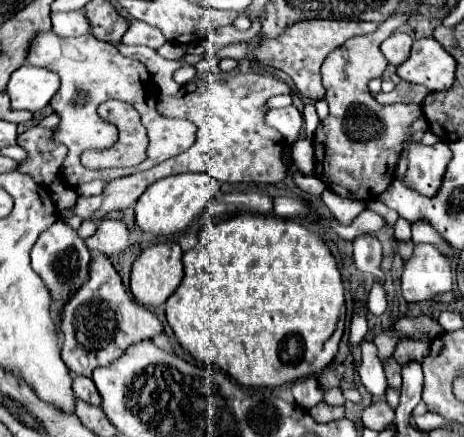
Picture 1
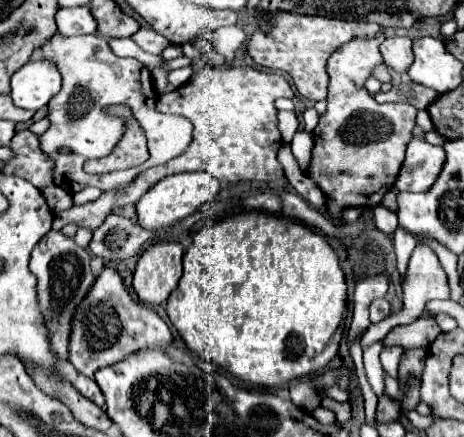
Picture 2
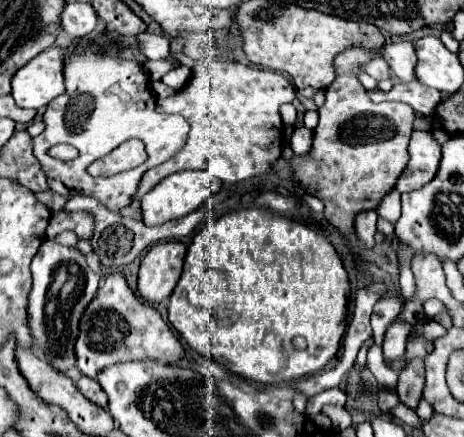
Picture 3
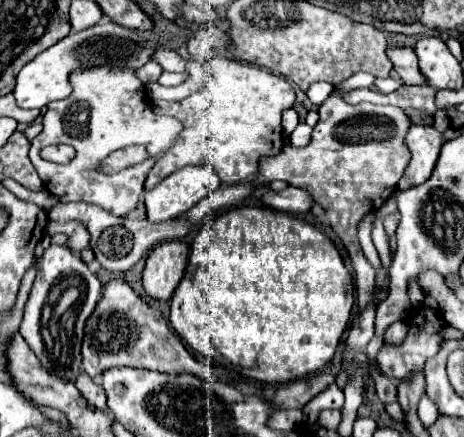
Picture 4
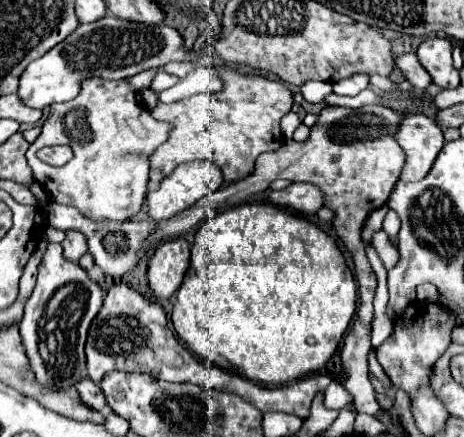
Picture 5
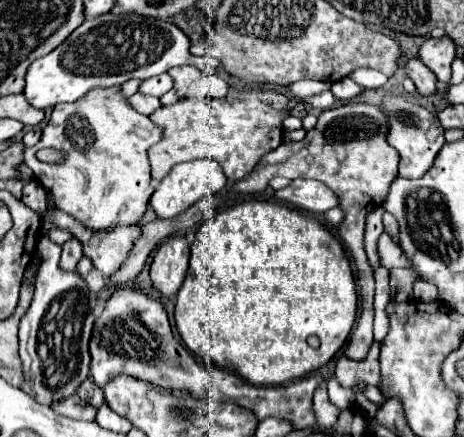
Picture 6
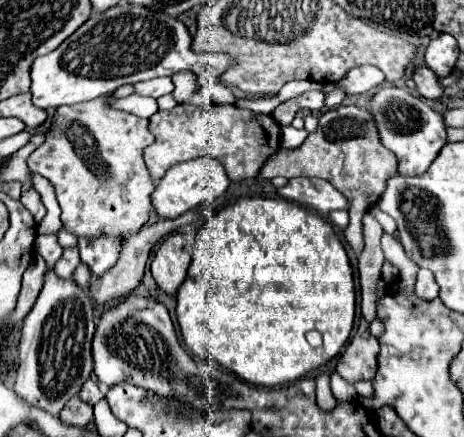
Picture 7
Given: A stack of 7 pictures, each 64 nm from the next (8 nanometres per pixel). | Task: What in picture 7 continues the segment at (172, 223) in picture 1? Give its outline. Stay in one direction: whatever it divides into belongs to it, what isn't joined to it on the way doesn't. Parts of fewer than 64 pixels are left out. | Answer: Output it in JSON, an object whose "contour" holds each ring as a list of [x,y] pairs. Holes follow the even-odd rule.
{"contour":[[[194,158],[188,162],[180,162],[174,164],[166,176],[160,180],[160,184],[156,186],[154,194],[152,194],[152,204],[156,208],[156,212],[162,218],[178,218],[180,214],[198,208],[200,204],[210,204],[214,202],[218,196],[222,196],[226,192],[230,184],[230,178],[226,176],[224,166],[214,160],[214,158]]]}

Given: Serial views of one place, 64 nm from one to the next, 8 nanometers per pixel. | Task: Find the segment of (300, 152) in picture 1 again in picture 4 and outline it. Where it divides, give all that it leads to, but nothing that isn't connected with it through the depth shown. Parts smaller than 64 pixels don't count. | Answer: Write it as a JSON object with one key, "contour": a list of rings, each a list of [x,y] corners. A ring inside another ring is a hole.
{"contour":[[[298,124],[298,128],[292,132],[292,136],[290,136],[290,142],[294,144],[294,146],[298,146],[298,148],[302,148],[304,144],[308,144],[308,140],[310,140],[310,134],[312,134],[312,128],[308,126],[308,124]]]}

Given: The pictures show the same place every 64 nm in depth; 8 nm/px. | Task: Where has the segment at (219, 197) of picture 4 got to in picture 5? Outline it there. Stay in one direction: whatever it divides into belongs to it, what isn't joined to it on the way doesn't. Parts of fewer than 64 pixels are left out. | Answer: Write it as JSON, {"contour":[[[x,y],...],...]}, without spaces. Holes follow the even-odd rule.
{"contour":[[[326,106],[320,112],[318,122],[310,128],[310,136],[302,144],[298,144],[294,140],[286,140],[280,146],[280,150],[258,156],[254,172],[250,176],[246,176],[244,180],[238,180],[234,184],[228,184],[228,186],[204,196],[192,208],[188,208],[168,220],[160,220],[158,222],[160,228],[156,228],[156,236],[152,236],[152,240],[148,240],[148,244],[144,244],[144,248],[140,248],[138,260],[148,252],[148,248],[158,244],[160,240],[176,238],[182,232],[188,232],[192,226],[200,224],[202,212],[208,206],[222,208],[222,206],[240,204],[246,196],[264,192],[276,178],[286,178],[290,182],[314,182],[324,192],[326,202],[328,202],[326,206],[336,212],[332,226],[336,230],[336,234],[340,236],[340,240],[344,242],[346,250],[352,254],[354,266],[356,266],[360,306],[358,306],[358,316],[356,316],[352,328],[348,330],[348,334],[344,338],[344,348],[342,348],[342,368],[348,374],[344,388],[354,396],[356,412],[374,416],[380,410],[380,406],[374,398],[374,388],[368,380],[366,356],[372,348],[370,324],[372,324],[372,316],[374,316],[372,300],[376,294],[376,274],[368,262],[364,244],[360,240],[360,232],[362,232],[366,216],[372,210],[386,204],[396,180],[400,178],[400,172],[404,166],[404,152],[394,140],[398,124],[400,124],[400,116],[394,110],[384,108],[384,106],[362,106],[358,110]]]}

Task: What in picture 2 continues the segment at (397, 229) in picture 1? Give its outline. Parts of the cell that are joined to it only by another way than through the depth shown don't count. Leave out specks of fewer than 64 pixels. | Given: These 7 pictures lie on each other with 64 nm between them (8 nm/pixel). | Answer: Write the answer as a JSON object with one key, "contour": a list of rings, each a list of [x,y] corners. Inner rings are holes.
{"contour":[[[398,228],[394,232],[394,252],[396,252],[396,262],[398,262],[398,272],[400,272],[400,278],[406,276],[406,268],[408,268],[408,260],[414,252],[414,246],[416,246],[416,240],[412,234],[408,234],[406,230]]]}

